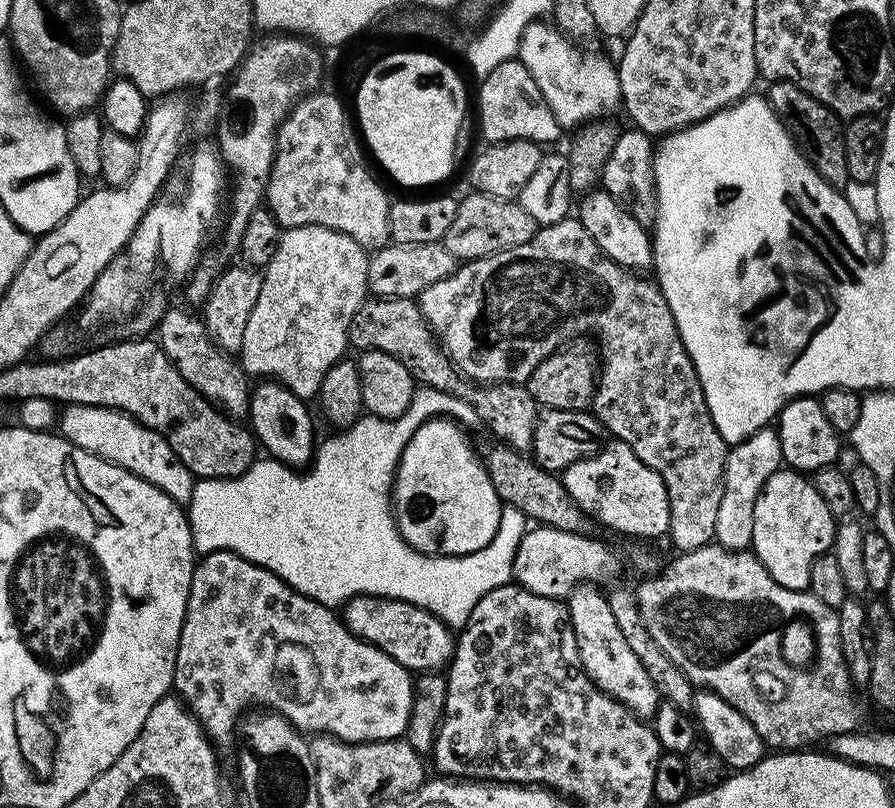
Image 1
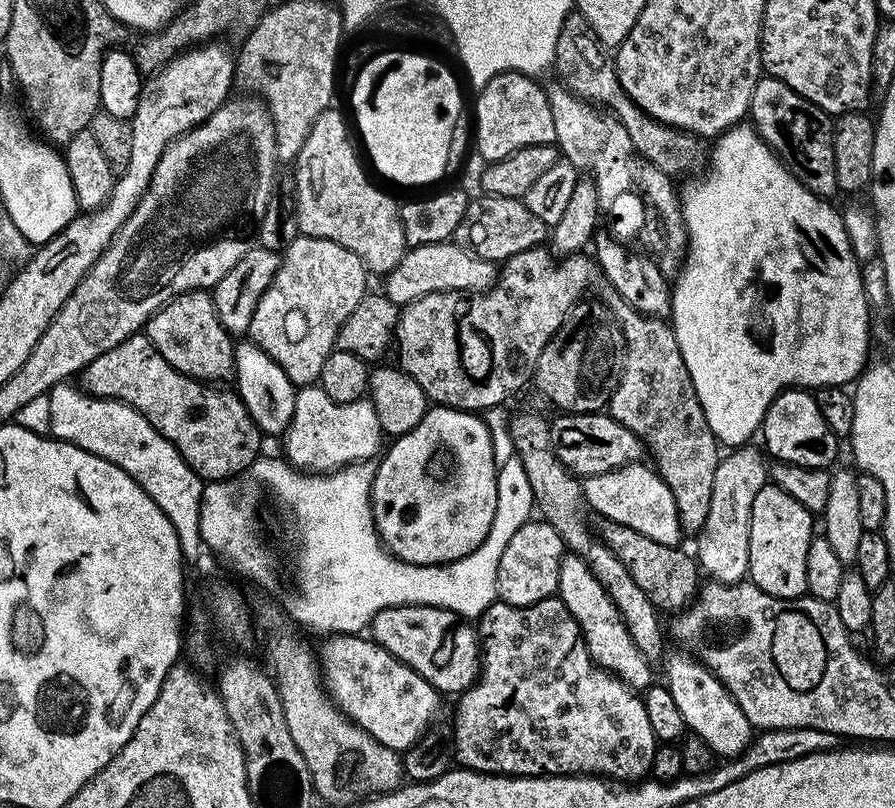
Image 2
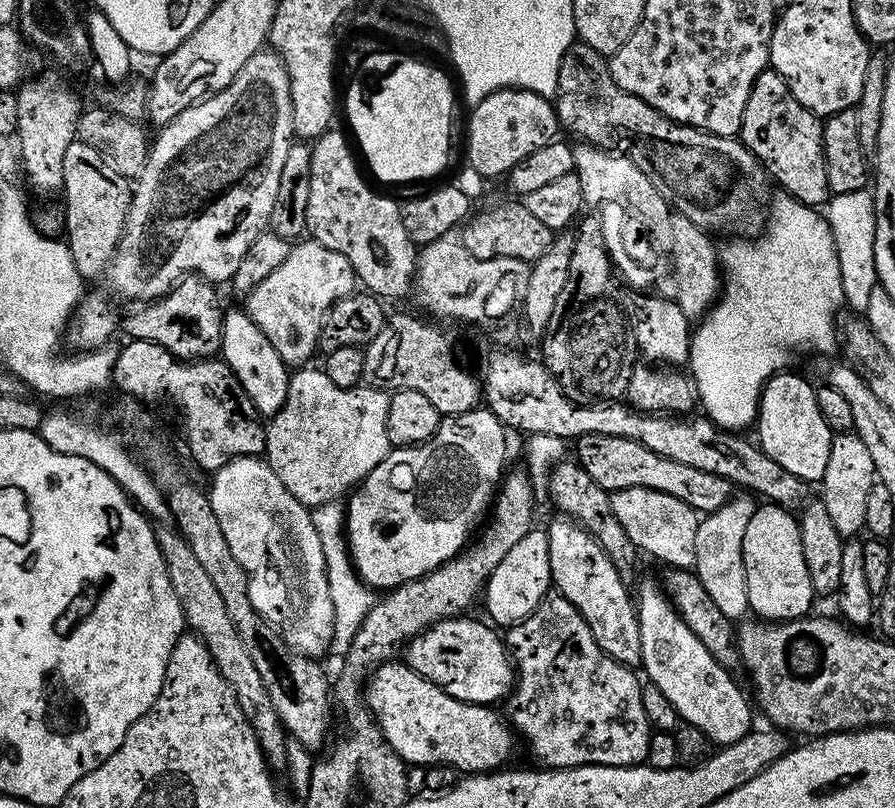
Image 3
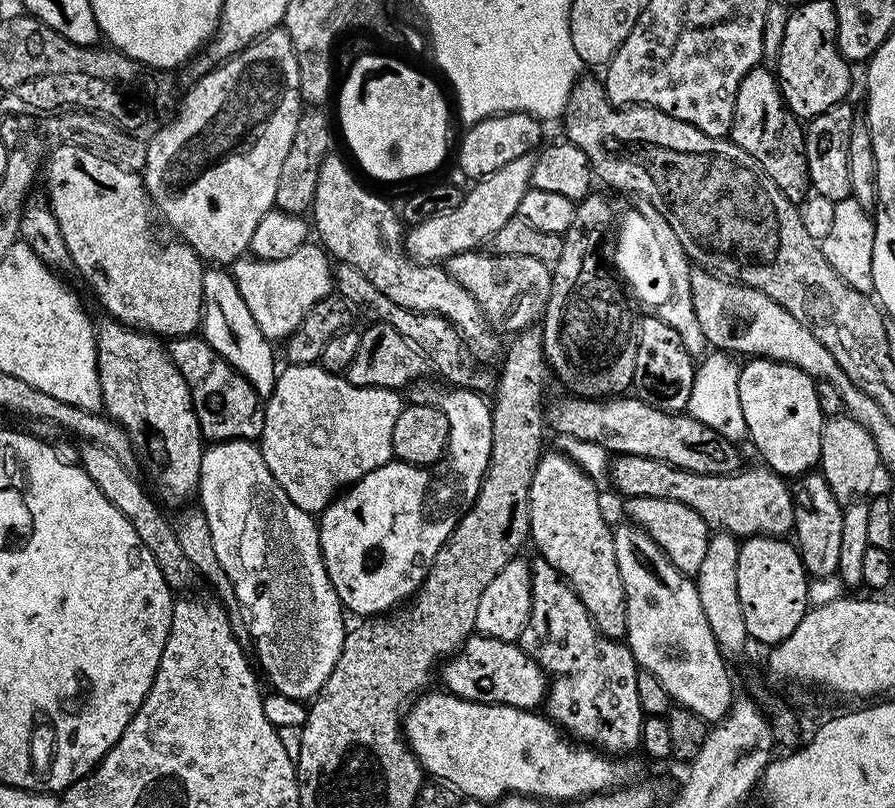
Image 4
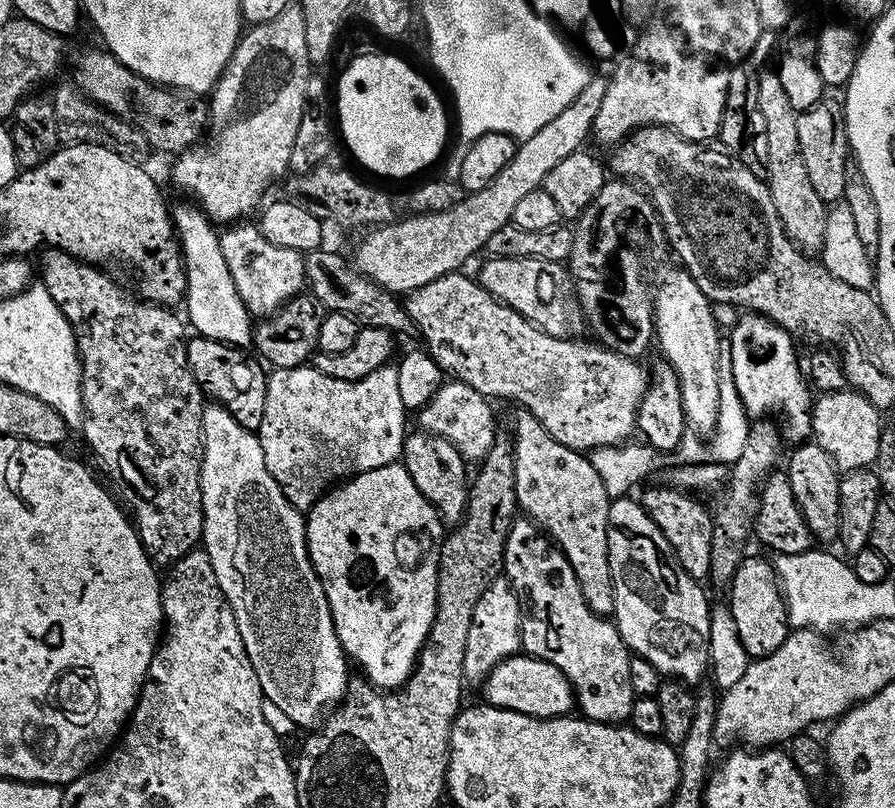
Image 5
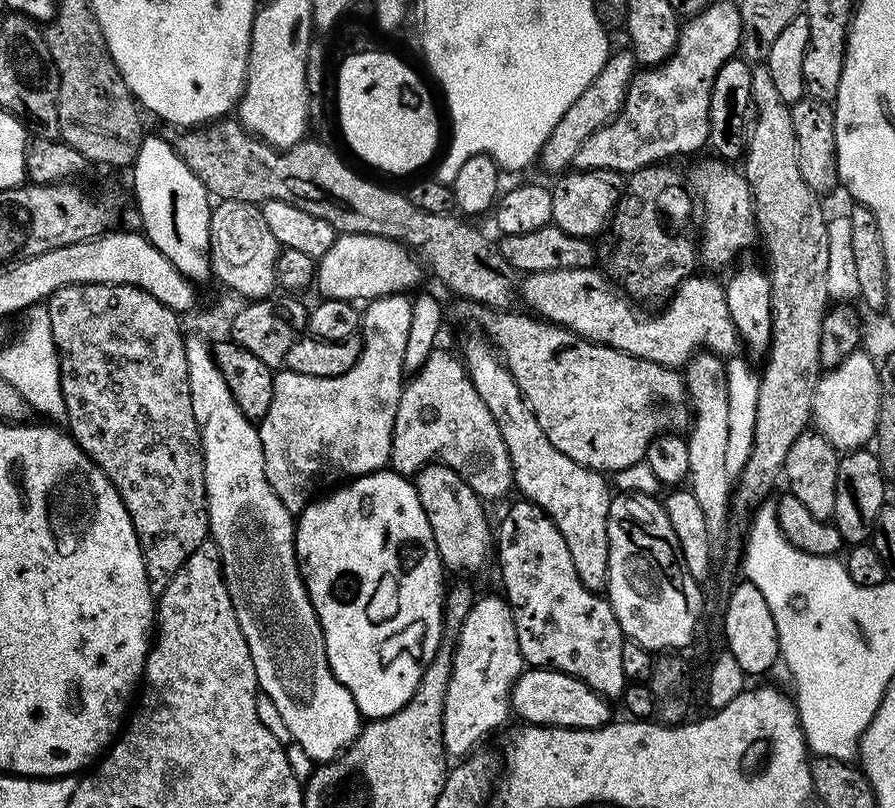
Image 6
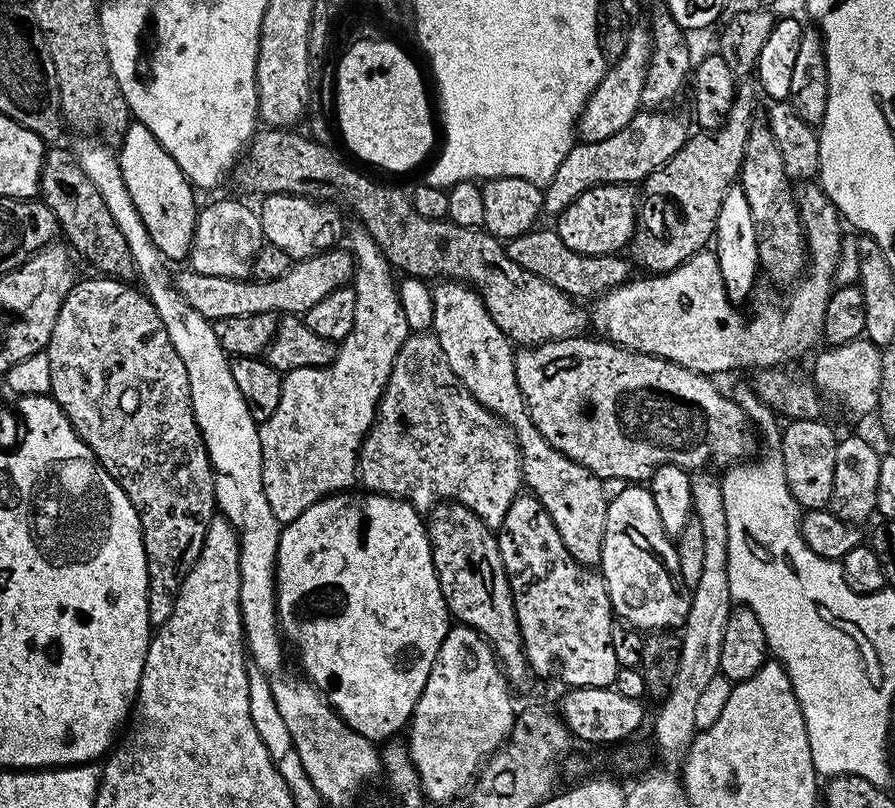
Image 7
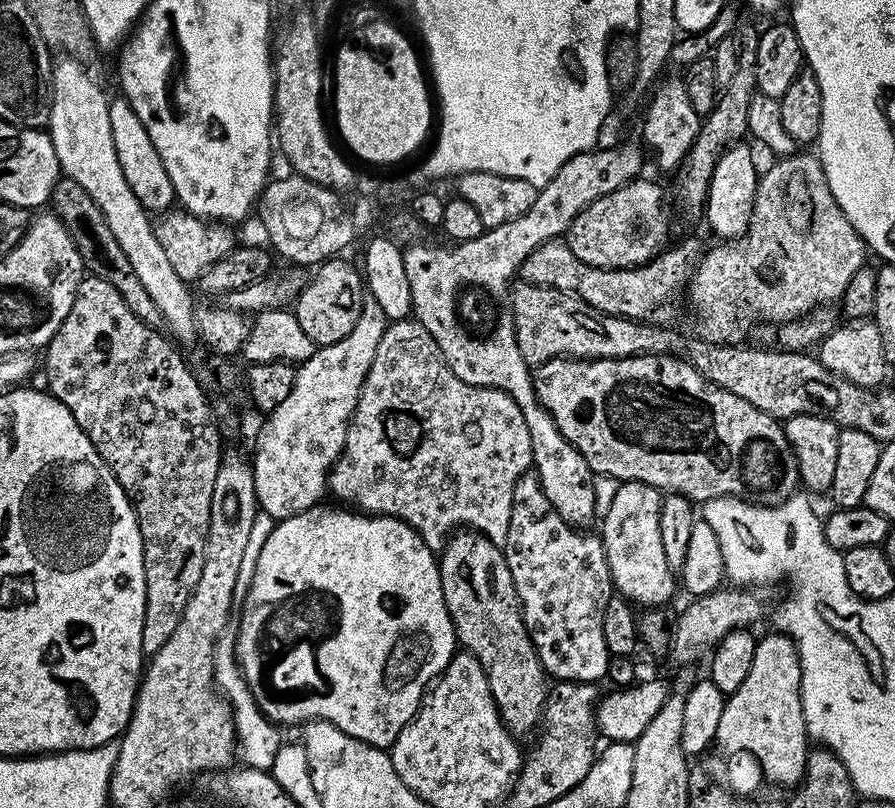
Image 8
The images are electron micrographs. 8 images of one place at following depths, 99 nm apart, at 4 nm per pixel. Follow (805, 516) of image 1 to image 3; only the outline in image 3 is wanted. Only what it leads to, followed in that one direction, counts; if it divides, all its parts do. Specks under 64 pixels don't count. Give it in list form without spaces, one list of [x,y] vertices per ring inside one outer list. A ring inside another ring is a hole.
[[[761,503],[750,522],[746,522],[742,552],[748,606],[759,619],[765,622],[799,620],[813,611],[814,593],[810,586],[810,573],[806,570],[806,557],[802,555],[800,521],[789,509]]]

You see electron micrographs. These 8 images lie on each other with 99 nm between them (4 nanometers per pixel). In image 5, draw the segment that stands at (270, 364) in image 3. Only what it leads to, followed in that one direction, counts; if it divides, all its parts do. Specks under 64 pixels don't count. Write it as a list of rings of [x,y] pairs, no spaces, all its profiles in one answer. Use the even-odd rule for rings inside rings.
[[[187,203],[180,204],[177,208],[175,205],[170,212],[172,227],[175,228],[176,238],[180,242],[180,253],[184,256],[184,273],[188,283],[187,323],[191,327],[193,324],[196,327],[193,329],[199,335],[214,338],[223,344],[231,344],[233,348],[247,349],[254,340],[254,320],[234,286],[234,278],[230,278],[226,258],[222,258],[217,229],[213,221],[209,220],[195,203]]]

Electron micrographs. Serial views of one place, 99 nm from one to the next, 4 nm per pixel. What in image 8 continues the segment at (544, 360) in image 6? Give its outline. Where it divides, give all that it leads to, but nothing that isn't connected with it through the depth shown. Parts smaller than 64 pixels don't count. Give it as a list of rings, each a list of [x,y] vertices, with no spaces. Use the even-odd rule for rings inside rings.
[[[661,354],[659,356],[627,356],[617,360],[569,360],[566,356],[559,356],[539,365],[532,372],[532,385],[540,407],[544,408],[554,418],[558,430],[586,458],[589,468],[596,476],[612,476],[619,482],[637,480],[663,490],[665,493],[676,493],[686,497],[691,502],[703,502],[710,498],[723,496],[737,496],[739,500],[747,500],[750,504],[780,504],[789,500],[801,487],[800,467],[798,458],[784,433],[784,424],[775,420],[770,414],[758,410],[758,406],[750,406],[742,398],[730,394],[730,390],[722,390],[714,386],[714,382],[707,380],[693,364],[676,354]]]

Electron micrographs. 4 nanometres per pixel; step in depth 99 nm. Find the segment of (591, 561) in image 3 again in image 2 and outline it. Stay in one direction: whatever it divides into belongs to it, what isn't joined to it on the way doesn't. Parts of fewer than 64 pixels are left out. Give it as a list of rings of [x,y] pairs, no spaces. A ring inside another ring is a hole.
[[[568,554],[560,561],[560,587],[558,589],[560,601],[574,614],[578,626],[584,631],[584,641],[590,650],[590,658],[600,668],[605,668],[612,675],[626,682],[631,688],[643,690],[652,687],[653,665],[638,650],[634,638],[630,638],[630,630],[626,630],[626,622],[620,617],[618,606],[610,598],[592,573],[592,568],[577,556]]]

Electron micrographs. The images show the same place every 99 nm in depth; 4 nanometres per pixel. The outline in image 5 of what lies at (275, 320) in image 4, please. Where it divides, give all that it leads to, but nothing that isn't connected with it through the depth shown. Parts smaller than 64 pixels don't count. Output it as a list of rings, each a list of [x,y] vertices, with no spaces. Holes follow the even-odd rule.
[[[252,222],[237,223],[225,227],[219,233],[222,258],[226,258],[230,278],[234,278],[234,286],[249,313],[253,317],[263,318],[277,312],[287,300],[292,300],[305,291],[305,253],[286,250],[286,246],[274,246],[261,234],[255,223],[248,223]]]

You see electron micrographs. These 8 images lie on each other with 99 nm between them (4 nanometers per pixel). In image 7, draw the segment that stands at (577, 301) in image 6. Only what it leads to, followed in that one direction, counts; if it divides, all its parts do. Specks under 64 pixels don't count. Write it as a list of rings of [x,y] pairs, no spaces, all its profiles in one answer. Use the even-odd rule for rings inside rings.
[[[804,182],[795,189],[796,204],[800,208],[800,221],[804,224],[804,239],[808,245],[810,263],[806,275],[791,289],[788,301],[783,304],[776,296],[755,297],[756,305],[752,308],[752,320],[747,320],[739,312],[737,305],[729,300],[726,286],[722,282],[722,270],[718,266],[715,251],[705,250],[694,254],[682,266],[669,272],[641,275],[641,280],[629,278],[616,288],[611,288],[593,299],[590,324],[597,328],[603,339],[620,348],[628,348],[632,352],[650,354],[663,360],[674,362],[678,366],[686,366],[695,372],[716,374],[712,372],[728,372],[731,368],[779,368],[787,365],[787,360],[808,352],[817,343],[821,343],[824,331],[822,322],[826,318],[826,304],[832,297],[832,289],[836,279],[840,249],[845,240],[845,233],[840,233],[842,217],[832,205],[832,200],[824,193],[824,189],[816,182]]]

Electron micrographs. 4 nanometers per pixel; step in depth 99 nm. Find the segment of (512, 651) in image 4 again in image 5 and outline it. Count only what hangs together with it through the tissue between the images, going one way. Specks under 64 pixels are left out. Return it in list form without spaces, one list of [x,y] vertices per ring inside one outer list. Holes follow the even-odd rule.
[[[527,654],[507,656],[499,664],[492,665],[490,674],[482,681],[483,699],[495,708],[521,712],[527,716],[551,718],[567,716],[574,708],[574,689],[562,670],[545,660]]]

